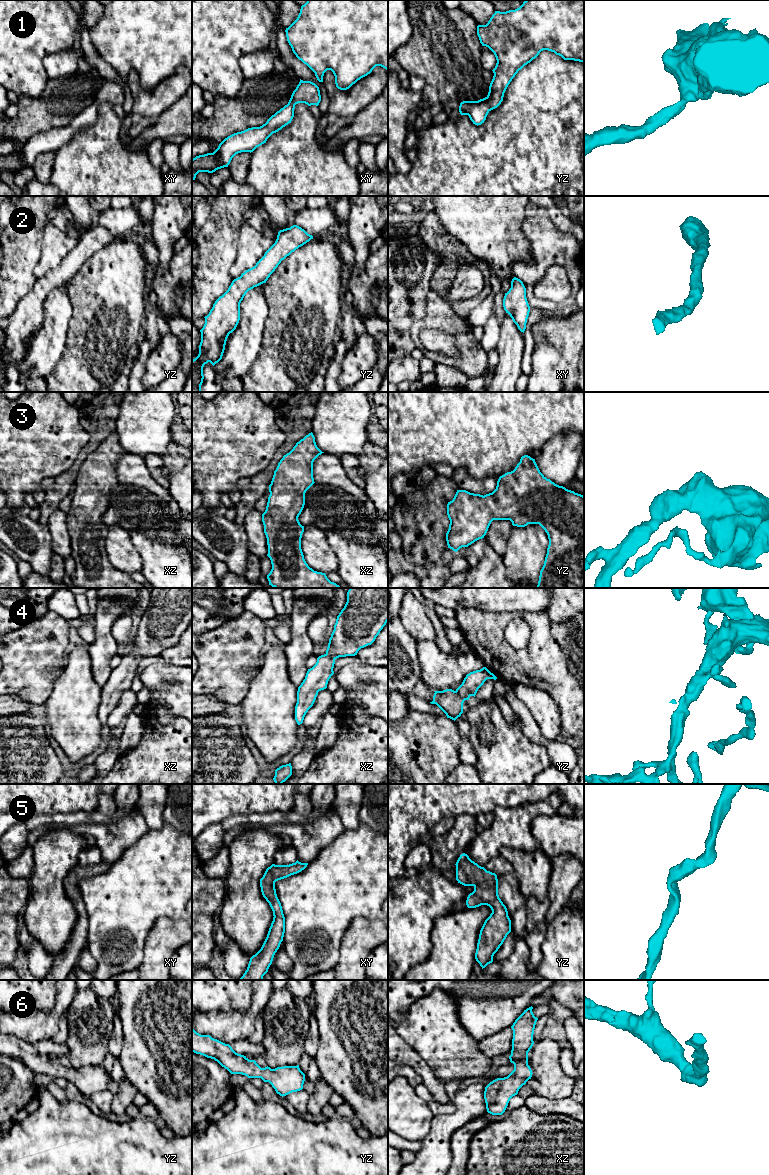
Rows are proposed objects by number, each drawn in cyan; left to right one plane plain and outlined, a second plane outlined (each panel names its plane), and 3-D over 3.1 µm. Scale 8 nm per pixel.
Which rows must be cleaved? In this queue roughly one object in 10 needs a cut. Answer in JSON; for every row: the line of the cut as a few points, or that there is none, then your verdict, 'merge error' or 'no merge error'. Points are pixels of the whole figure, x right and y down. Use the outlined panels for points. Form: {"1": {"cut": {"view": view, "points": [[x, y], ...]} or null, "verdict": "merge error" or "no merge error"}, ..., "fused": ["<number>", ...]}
{"1": {"cut": null, "verdict": "no merge error"}, "2": {"cut": null, "verdict": "no merge error"}, "3": {"cut": null, "verdict": "no merge error"}, "4": {"cut": null, "verdict": "no merge error"}, "5": {"cut": null, "verdict": "no merge error"}, "6": {"cut": null, "verdict": "no merge error"}, "fused": []}

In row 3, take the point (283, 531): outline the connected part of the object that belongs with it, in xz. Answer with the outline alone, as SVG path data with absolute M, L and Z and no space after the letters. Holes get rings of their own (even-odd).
M309 433L283 456L269 485L270 495L266 510L262 514L262 522L267 538L267 556L272 564L267 579L274 588L341 588L331 582L325 573L310 568L301 549L304 526L300 524L298 517L305 505L305 493L315 483L313 462L322 453L324 452L317 447L313 433Z

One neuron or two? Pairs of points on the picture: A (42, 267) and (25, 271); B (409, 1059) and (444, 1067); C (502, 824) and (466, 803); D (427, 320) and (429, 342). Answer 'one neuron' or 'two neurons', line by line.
A: two neurons
B: two neurons
C: two neurons
D: two neurons

